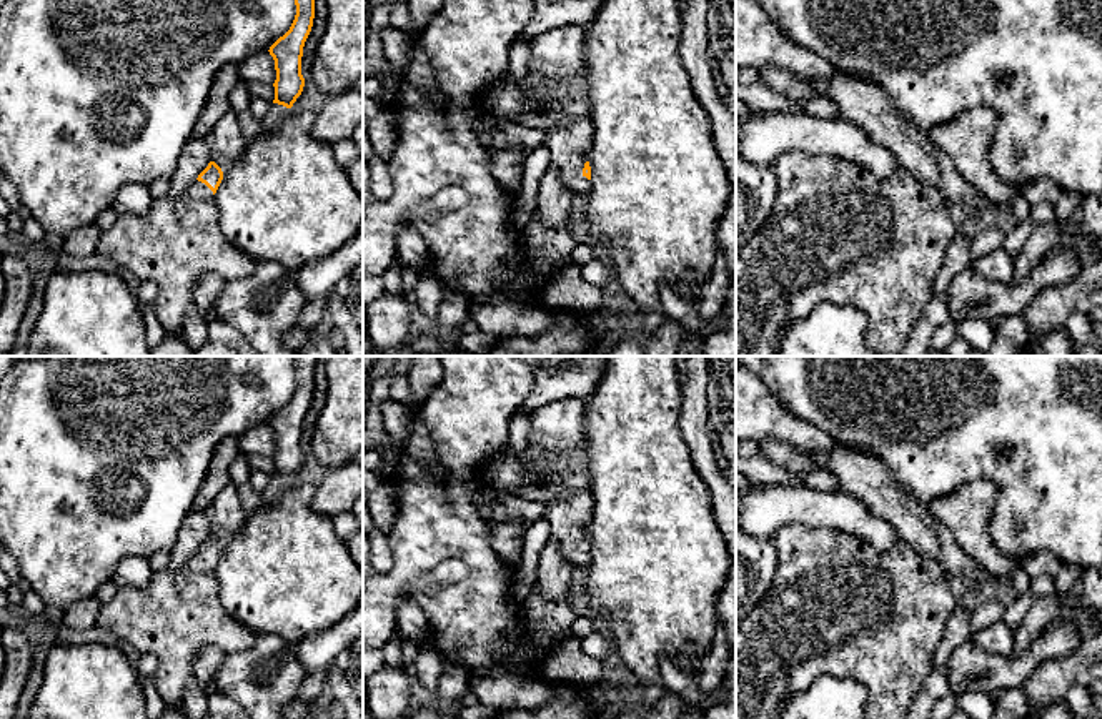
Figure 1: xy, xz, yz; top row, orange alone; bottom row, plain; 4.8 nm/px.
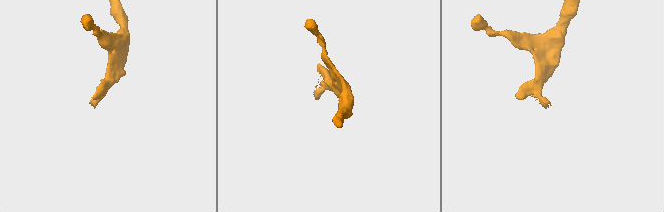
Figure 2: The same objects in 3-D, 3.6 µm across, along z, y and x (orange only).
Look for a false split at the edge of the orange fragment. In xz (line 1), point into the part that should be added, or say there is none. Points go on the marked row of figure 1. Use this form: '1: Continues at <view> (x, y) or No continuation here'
1: Continues at xz (555, 89)

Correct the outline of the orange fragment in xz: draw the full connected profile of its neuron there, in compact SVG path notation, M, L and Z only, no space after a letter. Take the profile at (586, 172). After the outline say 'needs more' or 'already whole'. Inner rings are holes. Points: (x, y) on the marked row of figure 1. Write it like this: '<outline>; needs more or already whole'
M554 27L529 40L526 77L518 83L526 110L514 123L548 130L544 146L564 186L574 193L591 191L588 161L594 140L586 72L586 27Z; needs more

